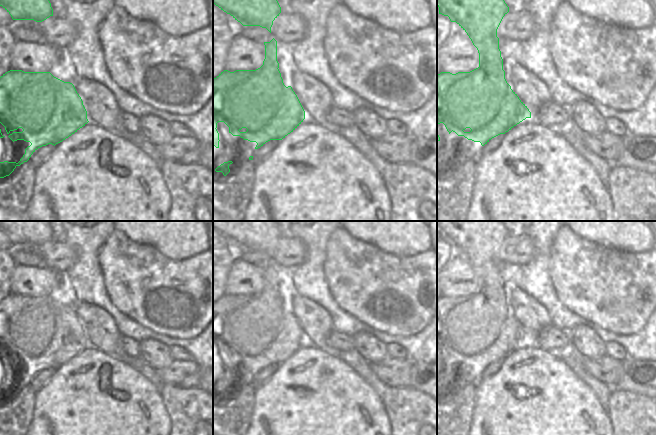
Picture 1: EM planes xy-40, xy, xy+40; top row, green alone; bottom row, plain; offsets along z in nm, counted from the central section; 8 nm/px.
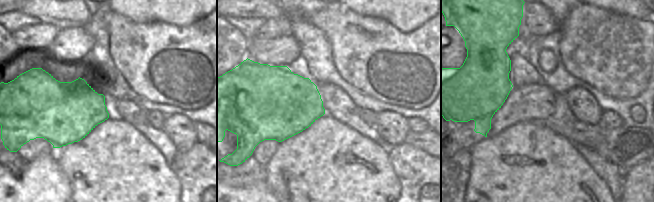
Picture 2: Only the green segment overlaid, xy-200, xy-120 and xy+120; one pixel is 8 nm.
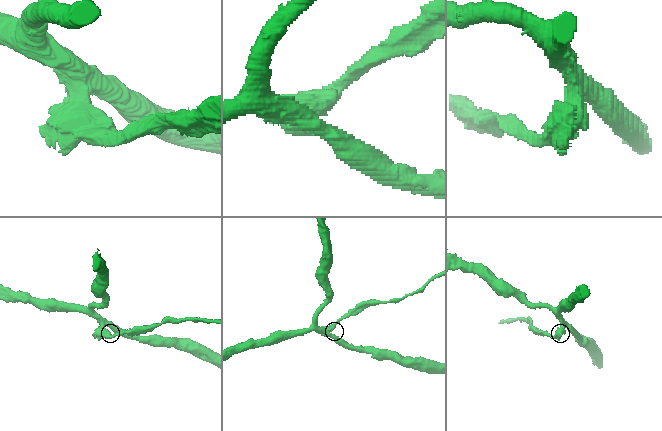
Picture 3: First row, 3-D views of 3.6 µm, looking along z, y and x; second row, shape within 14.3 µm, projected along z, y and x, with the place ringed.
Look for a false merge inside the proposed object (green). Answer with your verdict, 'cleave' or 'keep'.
cleave

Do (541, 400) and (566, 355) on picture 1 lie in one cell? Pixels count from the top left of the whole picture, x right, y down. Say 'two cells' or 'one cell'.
two cells

